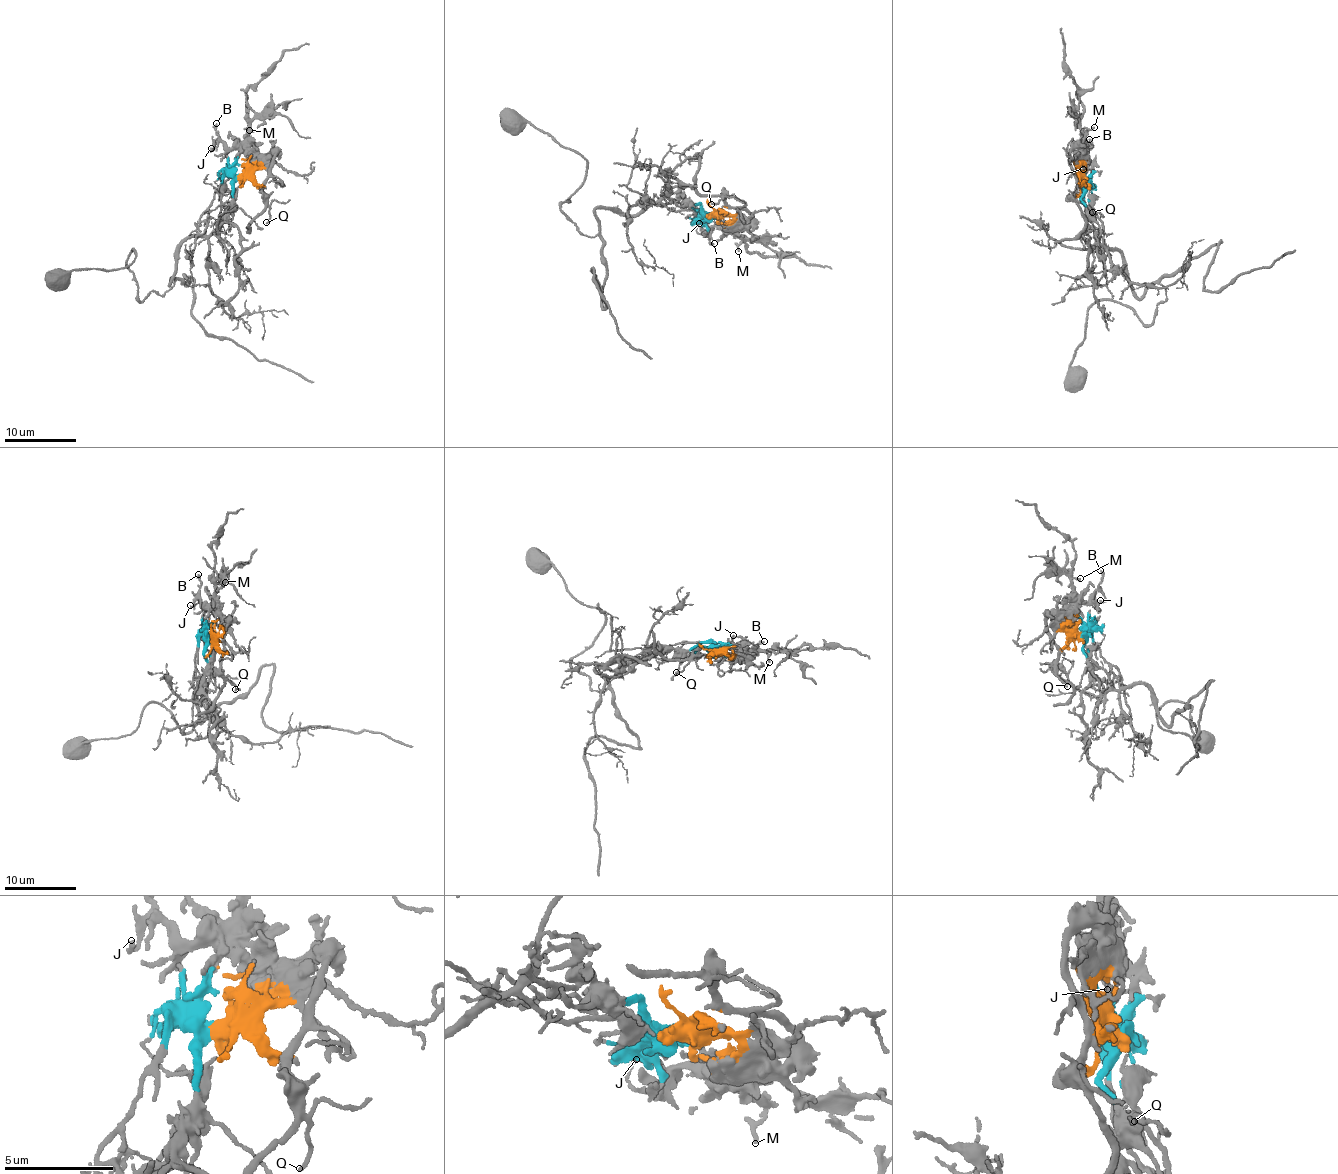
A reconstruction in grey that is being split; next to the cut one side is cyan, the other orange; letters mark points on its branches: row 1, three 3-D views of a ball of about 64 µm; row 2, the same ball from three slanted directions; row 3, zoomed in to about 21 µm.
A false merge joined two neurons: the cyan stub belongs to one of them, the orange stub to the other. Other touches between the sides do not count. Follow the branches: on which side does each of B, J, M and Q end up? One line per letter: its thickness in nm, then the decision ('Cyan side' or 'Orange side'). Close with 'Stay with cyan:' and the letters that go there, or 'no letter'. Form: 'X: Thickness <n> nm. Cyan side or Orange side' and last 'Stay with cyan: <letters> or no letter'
B: Thickness 240 nm. Orange side
J: Thickness 150 nm. Orange side
M: Thickness 130 nm. Orange side
Q: Thickness 170 nm. Orange side
Stay with cyan: no letter

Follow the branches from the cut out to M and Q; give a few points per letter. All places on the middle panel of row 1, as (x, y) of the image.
M: (709, 215), (726, 225), (740, 239), (738, 251)
Q: (709, 215), (723, 210), (724, 199), (722, 196), (720, 201), (711, 204)

